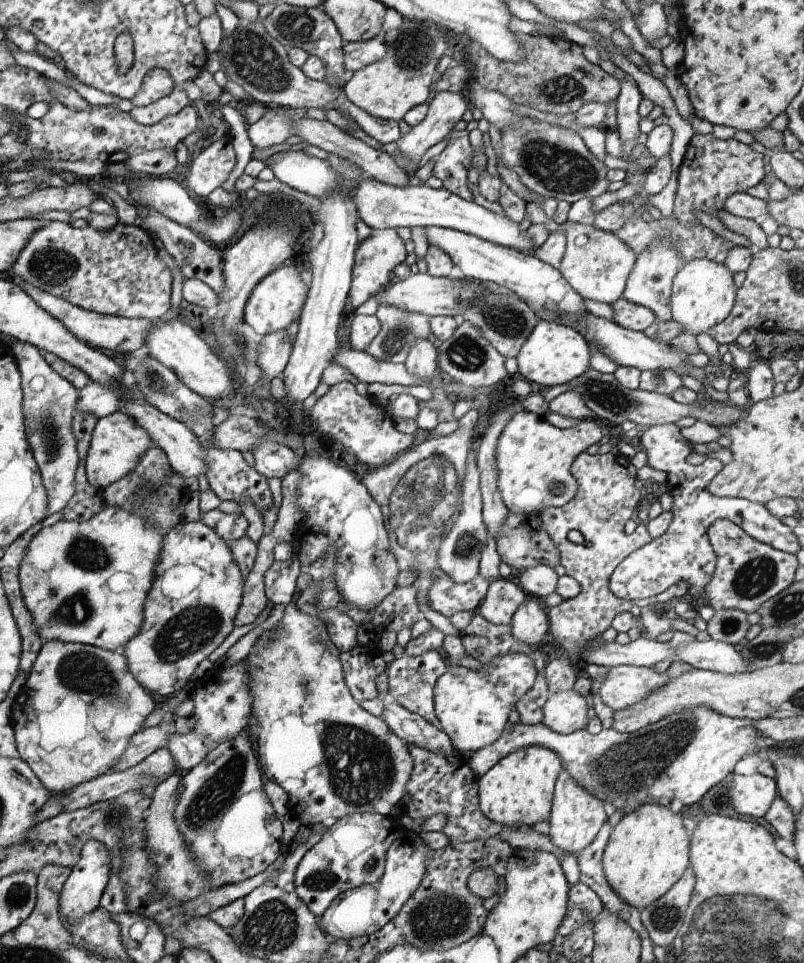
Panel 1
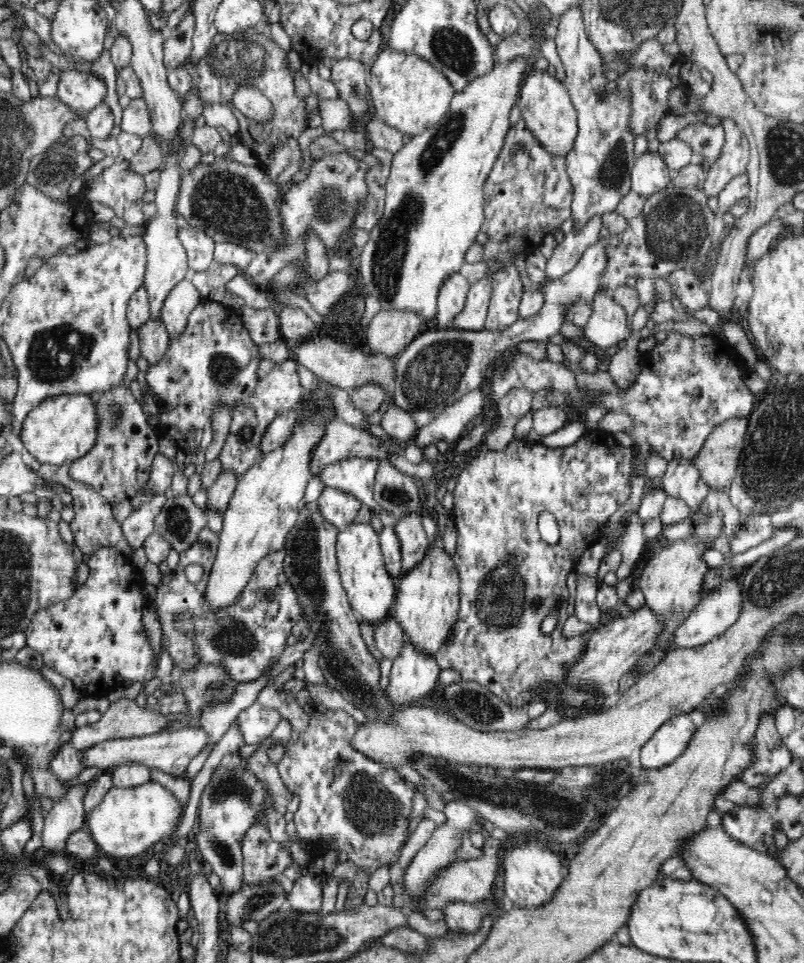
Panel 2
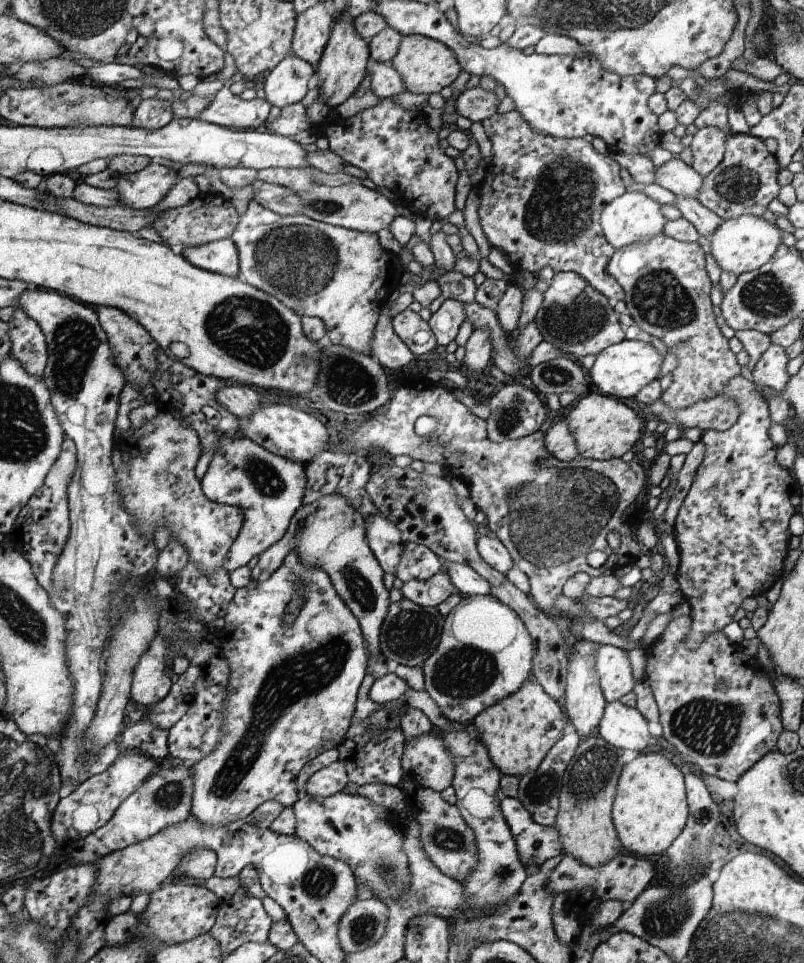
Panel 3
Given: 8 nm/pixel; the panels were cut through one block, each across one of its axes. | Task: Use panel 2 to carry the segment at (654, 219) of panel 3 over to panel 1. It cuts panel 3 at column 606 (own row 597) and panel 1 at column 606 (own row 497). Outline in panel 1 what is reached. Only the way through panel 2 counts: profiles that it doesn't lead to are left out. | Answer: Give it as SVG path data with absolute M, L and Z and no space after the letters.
M572 223L563 228L566 249L559 271L582 299L612 305L625 293L625 286L634 270L637 254L616 234L593 225Z

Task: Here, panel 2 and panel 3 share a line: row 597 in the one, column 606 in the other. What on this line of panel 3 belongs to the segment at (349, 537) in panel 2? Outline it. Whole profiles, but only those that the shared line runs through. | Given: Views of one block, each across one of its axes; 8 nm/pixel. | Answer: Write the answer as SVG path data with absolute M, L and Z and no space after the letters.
M630 340L613 344L597 354L594 366L588 370L589 379L594 390L616 398L637 396L645 386L658 379L664 357L651 343Z

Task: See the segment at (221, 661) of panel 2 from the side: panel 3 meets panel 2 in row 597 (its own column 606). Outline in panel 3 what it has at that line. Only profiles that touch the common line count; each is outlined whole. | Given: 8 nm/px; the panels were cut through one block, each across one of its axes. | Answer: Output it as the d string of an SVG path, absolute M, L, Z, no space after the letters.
M518 110L494 114L494 116L490 116L488 120L481 122L481 124L485 129L486 136L490 140L490 144L492 144L492 158L488 163L488 176L485 176L483 183L490 192L487 192L487 196L485 194L482 196L482 203L479 206L478 212L482 230L485 232L492 248L497 248L506 254L515 270L521 270L522 272L528 270L528 272L534 272L534 274L538 275L544 266L550 266L556 273L563 271L564 273L580 274L588 282L593 283L594 288L602 291L602 294L605 294L606 298L610 298L611 301L625 300L625 290L622 288L621 283L608 271L609 262L612 260L616 250L605 237L601 226L601 214L605 212L606 205L624 194L624 182L618 176L620 166L614 160L612 160L612 166L610 166L610 158L604 156L604 154L598 154L596 149L592 148L589 139L584 140L584 137L556 138L556 136L542 134L540 130L534 130L534 126L530 126L529 120Z

